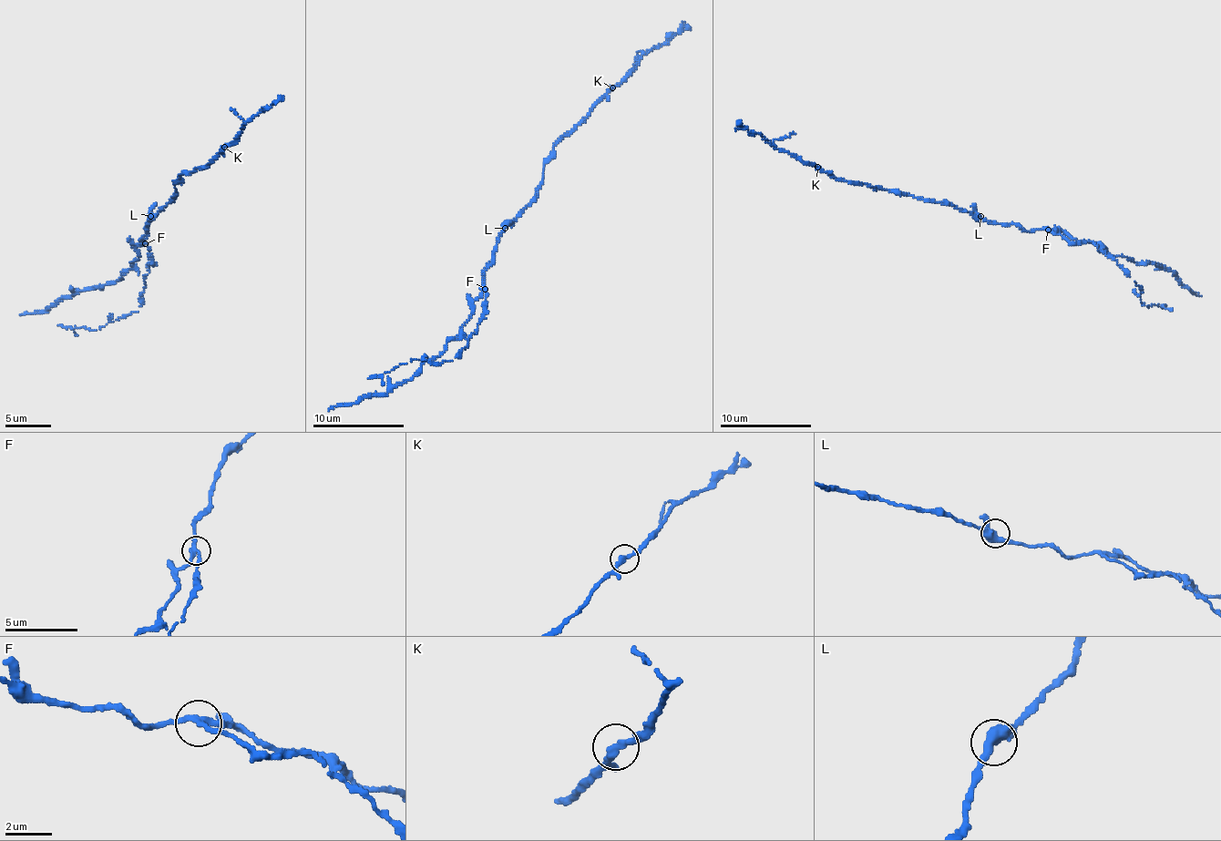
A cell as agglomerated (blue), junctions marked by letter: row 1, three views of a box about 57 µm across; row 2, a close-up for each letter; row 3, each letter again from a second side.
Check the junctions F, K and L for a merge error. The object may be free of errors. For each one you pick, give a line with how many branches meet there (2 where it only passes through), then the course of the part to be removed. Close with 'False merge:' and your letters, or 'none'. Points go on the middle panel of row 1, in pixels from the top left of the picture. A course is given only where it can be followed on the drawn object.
F: Branches: 3. Course of the part to remove: (484, 288), (484, 310), (477, 328), (452, 361), (411, 361), (368, 378)
False merge: F

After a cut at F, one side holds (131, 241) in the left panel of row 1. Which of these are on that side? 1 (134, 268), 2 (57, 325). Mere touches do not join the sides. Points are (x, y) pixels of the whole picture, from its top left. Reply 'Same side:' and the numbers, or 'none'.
Same side: 1

